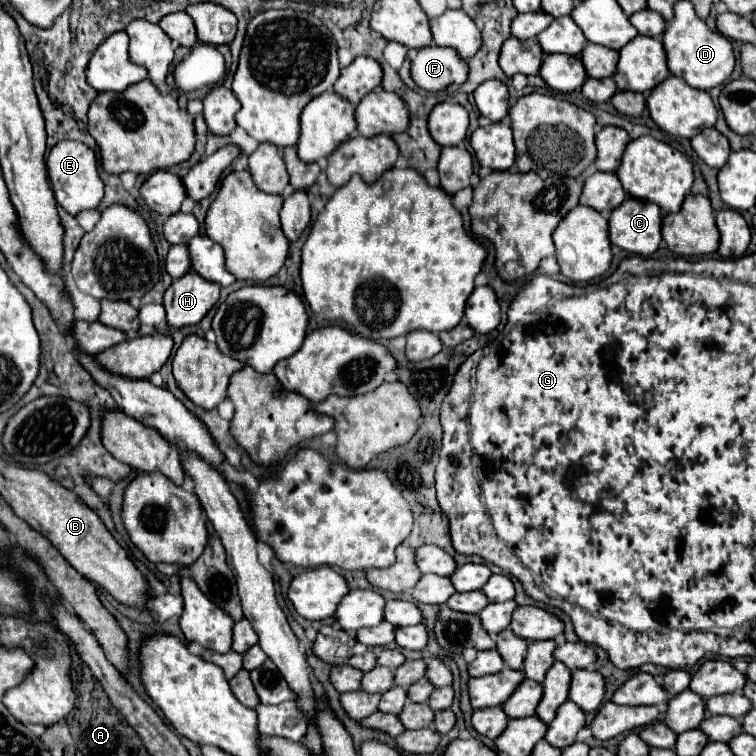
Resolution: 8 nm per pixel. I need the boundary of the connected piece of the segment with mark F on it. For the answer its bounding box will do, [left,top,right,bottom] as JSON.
[411,46,467,92]

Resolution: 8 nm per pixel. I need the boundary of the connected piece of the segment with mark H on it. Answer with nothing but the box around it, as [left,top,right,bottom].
[163,270,221,328]

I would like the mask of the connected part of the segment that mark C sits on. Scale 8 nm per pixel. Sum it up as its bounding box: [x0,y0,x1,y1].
[609,198,661,256]

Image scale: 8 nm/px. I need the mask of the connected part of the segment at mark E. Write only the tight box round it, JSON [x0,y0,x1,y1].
[47,142,103,216]

